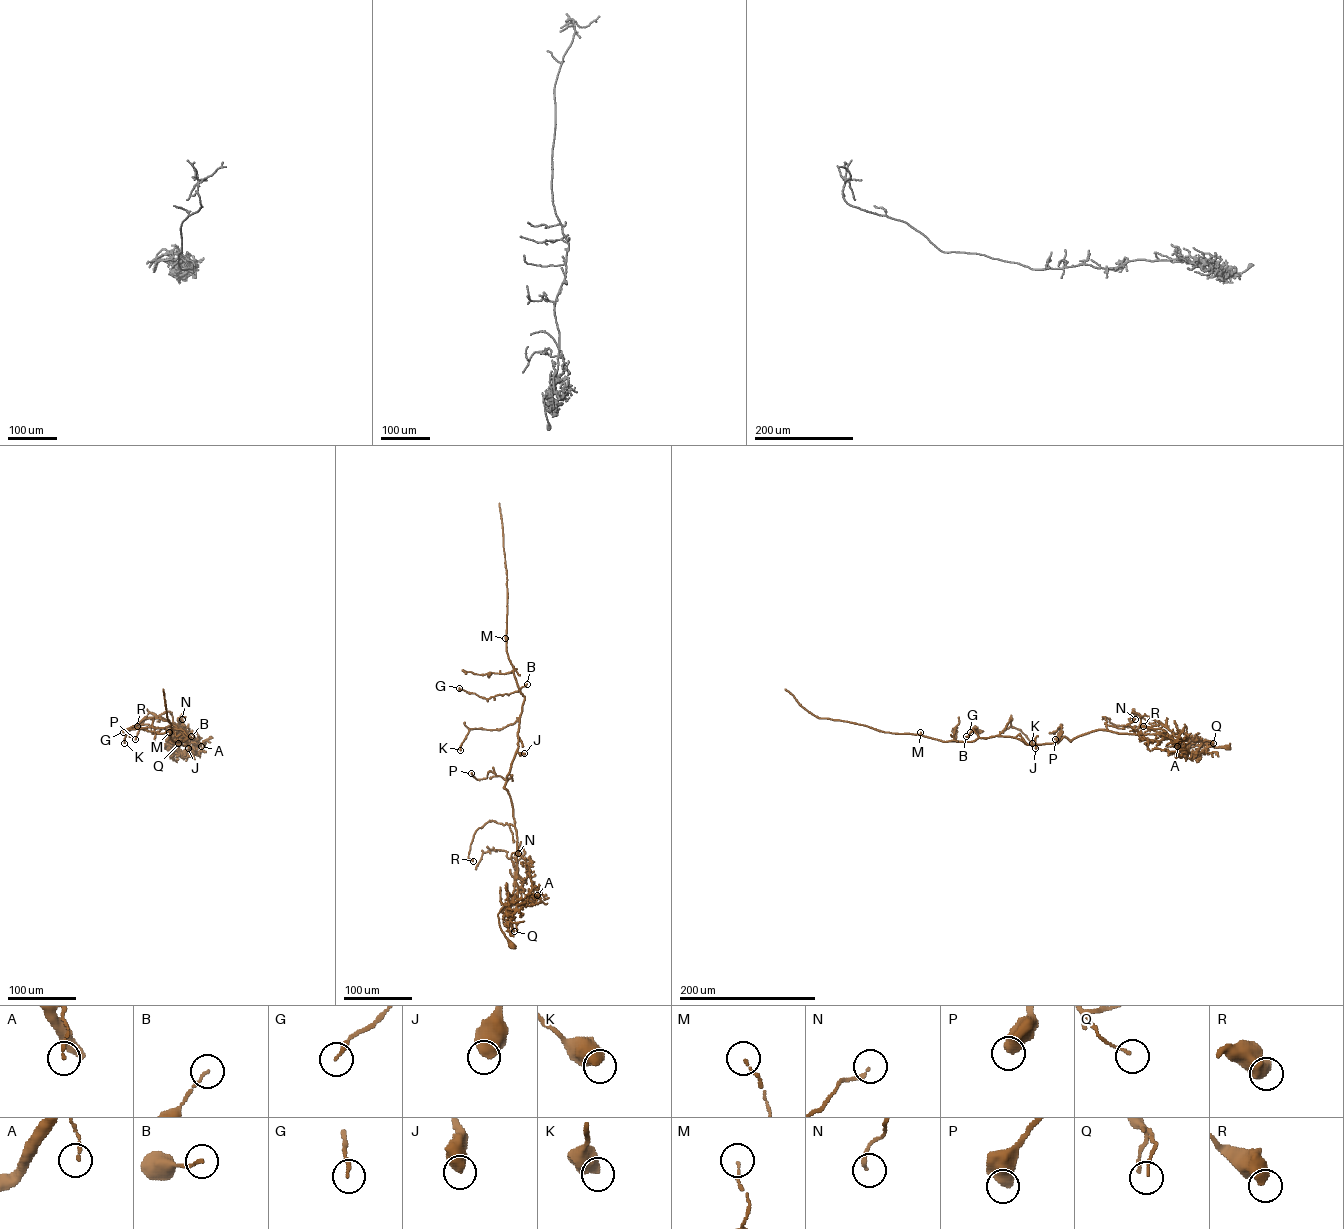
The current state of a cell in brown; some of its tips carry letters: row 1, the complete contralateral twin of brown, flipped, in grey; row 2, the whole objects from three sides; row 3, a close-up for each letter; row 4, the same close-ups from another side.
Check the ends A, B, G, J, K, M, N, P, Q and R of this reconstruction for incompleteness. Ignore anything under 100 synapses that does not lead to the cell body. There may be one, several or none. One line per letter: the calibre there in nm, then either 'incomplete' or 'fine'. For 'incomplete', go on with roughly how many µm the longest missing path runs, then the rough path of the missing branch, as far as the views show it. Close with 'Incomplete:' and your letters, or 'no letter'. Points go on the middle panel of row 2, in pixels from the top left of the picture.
A: 130 nm | fine
B: 110 nm | fine
G: 170 nm | fine
J: 600 nm | fine
K: 600 nm | fine
M: 100 nm | fine
N: 160 nm | fine
P: 650 nm | fine
Q: 90 nm | fine
R: 550 nm | fine
Incomplete: no letter

